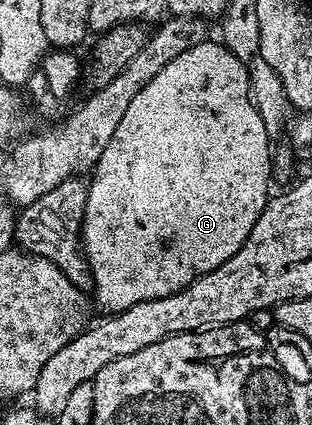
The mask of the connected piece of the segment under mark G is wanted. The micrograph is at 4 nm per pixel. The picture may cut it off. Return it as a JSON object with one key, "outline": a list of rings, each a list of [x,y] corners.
{"outline":[[[206,39],[206,40],[204,40],[204,41],[202,41],[202,42],[201,42],[201,43],[199,43],[199,44],[198,44],[198,45],[197,45],[197,46],[195,46],[195,47],[191,47],[191,49],[190,49],[190,50],[187,50],[187,51],[185,51],[185,52],[184,52],[184,53],[183,53],[183,54],[181,54],[181,55],[178,55],[178,56],[176,56],[176,57],[175,57],[175,59],[173,59],[173,60],[172,60],[172,61],[170,61],[170,62],[169,62],[169,63],[167,63],[167,65],[166,65],[166,66],[165,66],[165,67],[163,67],[163,69],[162,69],[162,70],[161,70],[161,71],[159,71],[159,75],[155,75],[155,77],[154,77],[154,78],[153,78],[153,79],[151,79],[151,81],[150,81],[150,82],[149,82],[149,83],[147,83],[147,85],[146,85],[146,86],[145,86],[145,87],[143,87],[143,89],[142,89],[142,90],[140,90],[140,91],[139,91],[139,93],[138,93],[138,94],[137,94],[137,95],[135,95],[135,99],[133,99],[133,100],[131,100],[131,103],[130,103],[130,104],[128,104],[128,108],[127,108],[127,111],[125,111],[125,112],[124,112],[124,114],[123,114],[123,119],[121,119],[121,120],[120,120],[120,122],[119,122],[119,127],[117,127],[117,128],[116,128],[116,130],[115,130],[115,133],[114,133],[114,135],[113,135],[113,136],[111,136],[111,141],[110,141],[110,143],[108,143],[108,145],[107,145],[107,147],[105,147],[105,148],[104,148],[104,150],[103,150],[103,155],[101,155],[101,156],[99,156],[99,161],[98,161],[98,163],[97,163],[97,165],[96,165],[96,166],[94,166],[94,168],[93,168],[93,169],[92,169],[92,170],[91,170],[91,176],[90,176],[90,177],[89,177],[89,178],[88,178],[88,181],[87,181],[87,184],[88,184],[88,187],[89,187],[89,194],[88,194],[88,195],[87,195],[87,207],[86,207],[86,208],[85,208],[85,214],[84,214],[84,215],[83,215],[83,227],[82,227],[82,228],[81,228],[81,243],[82,243],[82,246],[83,246],[83,256],[84,256],[84,258],[85,258],[85,260],[86,260],[86,261],[88,261],[88,263],[89,263],[89,267],[90,267],[90,269],[92,269],[92,270],[93,270],[93,287],[92,287],[92,290],[91,290],[91,293],[92,293],[92,296],[93,296],[93,297],[94,297],[94,298],[95,298],[95,301],[96,301],[96,297],[95,297],[95,296],[97,296],[97,301],[98,301],[98,303],[99,303],[99,304],[101,304],[101,305],[102,305],[102,307],[103,307],[103,308],[105,308],[105,310],[104,310],[104,312],[105,312],[105,313],[106,313],[106,314],[109,314],[109,315],[112,315],[112,314],[114,314],[114,313],[122,313],[122,312],[123,312],[123,311],[124,311],[124,309],[126,309],[126,308],[127,308],[127,307],[131,307],[131,306],[132,306],[132,305],[134,305],[134,304],[135,304],[135,303],[139,303],[139,302],[140,302],[140,301],[150,301],[150,300],[151,300],[151,299],[163,299],[163,298],[164,298],[164,297],[170,297],[170,296],[171,296],[171,295],[172,295],[172,293],[178,293],[178,291],[179,291],[179,290],[181,290],[181,289],[185,289],[185,288],[186,288],[186,287],[187,287],[187,286],[189,286],[189,284],[190,284],[190,283],[191,283],[191,282],[193,282],[193,280],[194,280],[194,279],[195,279],[195,278],[196,278],[196,277],[202,277],[202,275],[204,275],[204,274],[205,274],[205,273],[211,273],[211,272],[213,272],[213,270],[214,270],[214,269],[218,269],[218,268],[219,268],[219,267],[220,267],[220,266],[221,266],[221,264],[223,264],[223,262],[224,262],[224,261],[226,261],[226,260],[227,260],[227,259],[231,259],[231,255],[235,255],[235,251],[239,251],[239,247],[240,247],[240,246],[241,246],[241,245],[242,245],[242,243],[244,243],[244,241],[245,241],[245,240],[246,240],[246,239],[247,239],[247,235],[251,235],[251,227],[255,227],[255,219],[259,219],[259,215],[260,215],[260,214],[261,214],[261,213],[262,213],[262,212],[263,212],[263,210],[265,210],[265,202],[266,202],[266,201],[268,201],[268,200],[269,200],[269,199],[270,199],[270,197],[271,197],[271,190],[270,190],[270,191],[269,191],[269,169],[270,169],[270,173],[271,173],[271,153],[270,153],[270,157],[269,157],[269,142],[271,142],[271,136],[270,136],[270,135],[269,135],[269,133],[268,133],[268,131],[267,131],[267,127],[265,127],[265,126],[264,126],[264,121],[263,121],[263,119],[262,119],[262,118],[261,118],[261,117],[260,117],[260,113],[259,113],[259,111],[258,111],[258,110],[257,110],[257,109],[256,109],[256,104],[255,104],[255,103],[254,103],[254,102],[253,102],[253,97],[252,97],[252,95],[251,95],[251,93],[250,93],[250,89],[249,89],[249,79],[248,79],[248,72],[247,72],[247,71],[246,71],[246,69],[245,69],[245,64],[244,64],[244,63],[243,63],[243,62],[240,62],[240,61],[239,61],[239,59],[237,59],[237,58],[236,58],[236,57],[235,57],[235,55],[233,55],[233,54],[232,54],[232,52],[231,52],[231,50],[229,50],[229,49],[228,49],[228,48],[227,48],[227,47],[226,47],[226,46],[225,46],[225,44],[222,44],[222,43],[218,43],[218,42],[217,42],[217,41],[216,41],[216,43],[215,43],[215,42],[213,42],[213,41],[212,41],[212,39]]]}

